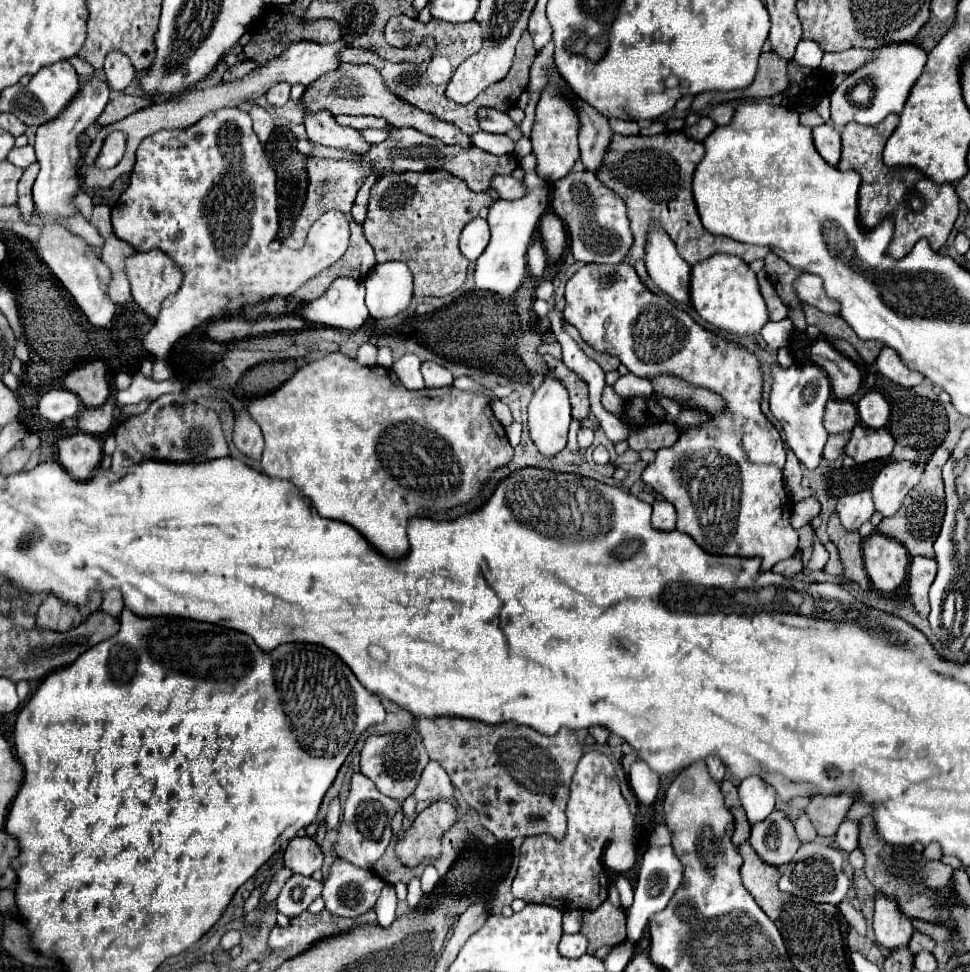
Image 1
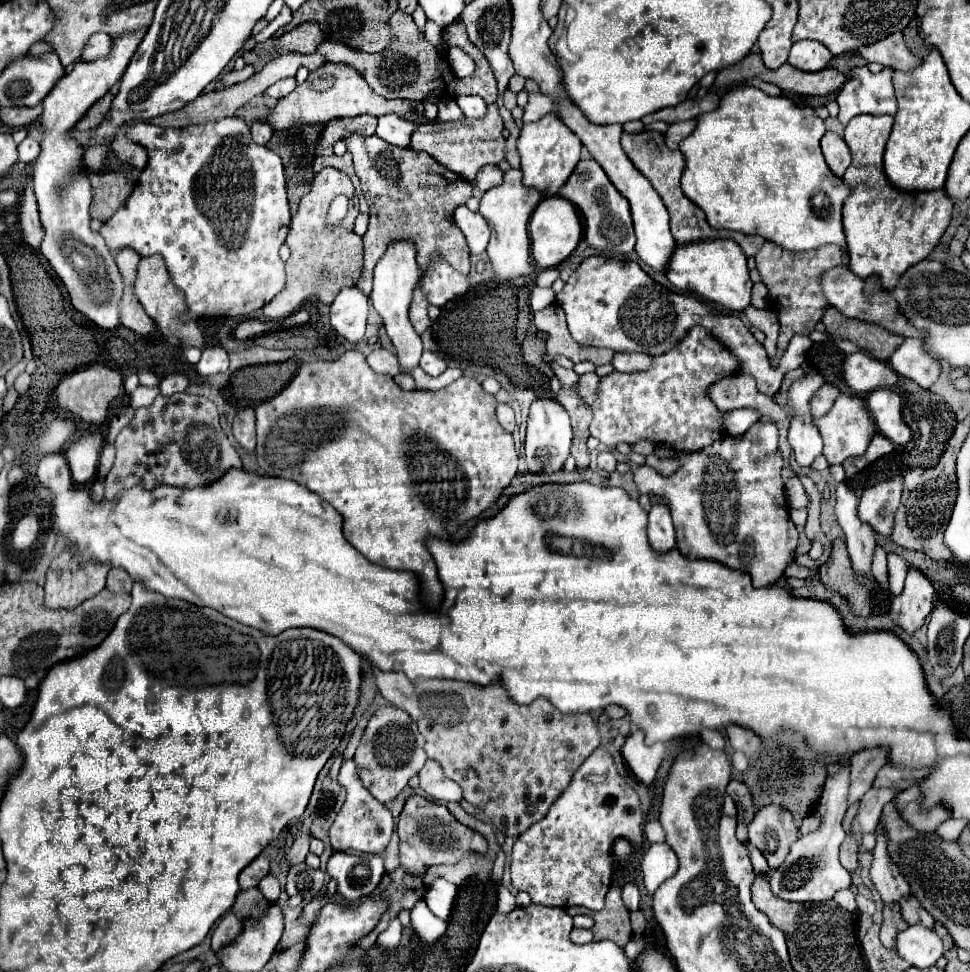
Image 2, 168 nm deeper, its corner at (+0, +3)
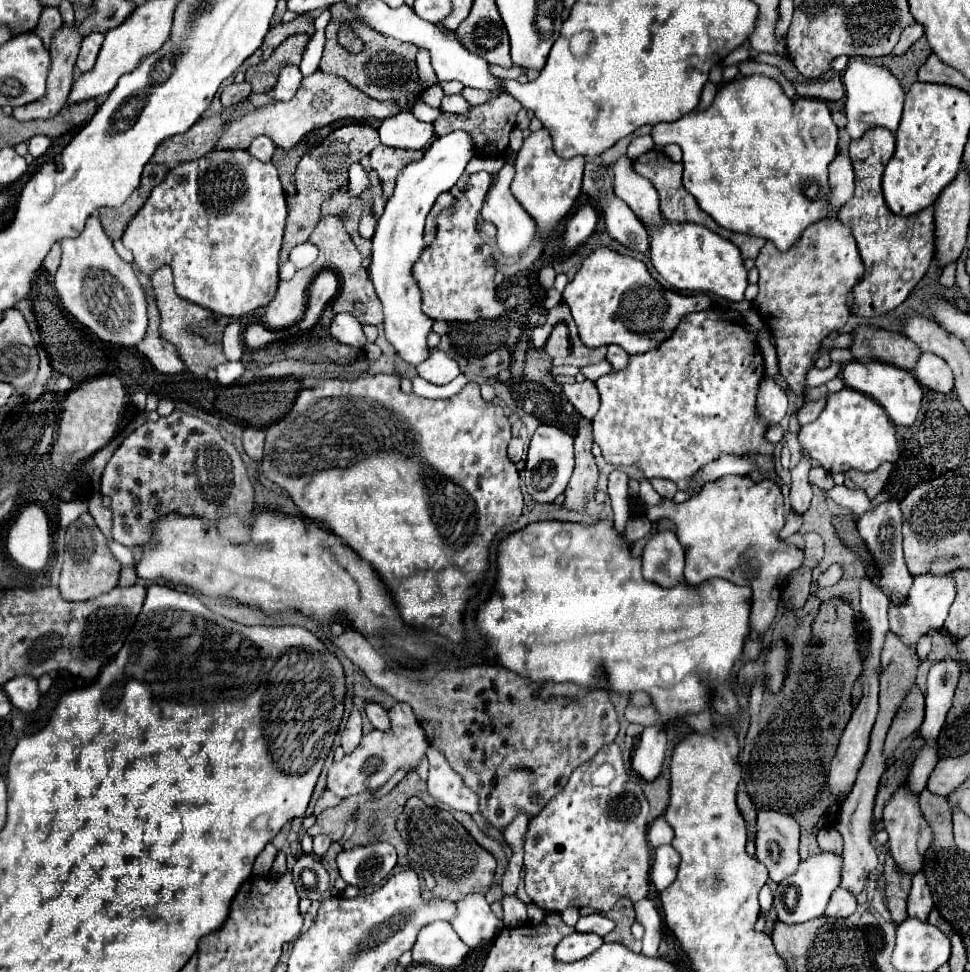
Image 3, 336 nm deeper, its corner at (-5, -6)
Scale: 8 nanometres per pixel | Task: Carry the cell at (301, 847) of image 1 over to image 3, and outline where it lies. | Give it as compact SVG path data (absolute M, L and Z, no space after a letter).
M319 835L319 837L313 839L313 853L315 853L317 857L323 857L325 851L329 849L329 845L331 845L331 839L329 839L327 835Z

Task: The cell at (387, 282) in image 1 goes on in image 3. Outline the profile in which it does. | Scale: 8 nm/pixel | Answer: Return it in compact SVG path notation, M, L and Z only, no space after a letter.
M463 131L449 133L431 143L419 161L409 163L397 177L397 187L393 197L387 201L383 217L379 219L377 231L373 235L373 257L369 267L369 277L375 285L377 297L383 303L385 313L385 337L395 347L399 357L411 365L419 365L429 357L427 333L433 321L421 309L421 289L413 277L413 265L425 249L423 229L425 217L431 211L439 193L449 191L465 171L465 165L475 155L475 149Z

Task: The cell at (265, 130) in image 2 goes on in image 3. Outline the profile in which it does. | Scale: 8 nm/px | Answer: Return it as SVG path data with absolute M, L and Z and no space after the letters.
M257 137L249 149L247 149L253 157L257 157L259 161L271 161L271 155L275 151L275 143L269 137Z

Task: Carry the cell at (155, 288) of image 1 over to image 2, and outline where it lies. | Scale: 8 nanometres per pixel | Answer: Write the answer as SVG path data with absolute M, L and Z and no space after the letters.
M154 254L154 256L148 256L148 258L140 260L134 292L136 292L138 300L142 302L146 314L156 322L162 336L172 346L180 346L180 348L190 348L190 346L202 348L204 346L206 338L204 338L204 330L198 326L198 322L196 320L180 322L180 316L186 314L186 298L182 298L182 292L172 284L172 280L168 276L168 270L164 266L164 258L160 254Z

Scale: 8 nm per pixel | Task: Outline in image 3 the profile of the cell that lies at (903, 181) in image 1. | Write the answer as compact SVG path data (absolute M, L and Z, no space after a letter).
M873 127L863 137L851 141L849 155L851 155L851 161L853 161L853 167L855 167L855 193L837 213L837 219L843 225L851 227L853 237L857 241L859 255L861 255L863 265L865 265L863 279L859 281L859 285L853 287L855 313L863 315L863 317L877 317L877 315L889 313L895 307L899 307L907 299L911 289L923 279L923 275L927 273L927 269L929 269L929 265L931 265L931 261L935 257L935 239L937 239L937 235L935 235L933 207L927 207L927 209L923 209L923 211L919 211L915 215L907 215L905 217L905 215L895 215L887 207L887 203L883 199L881 175L883 175L885 165L893 157L893 151L895 151L895 135L889 129L885 129L885 127Z

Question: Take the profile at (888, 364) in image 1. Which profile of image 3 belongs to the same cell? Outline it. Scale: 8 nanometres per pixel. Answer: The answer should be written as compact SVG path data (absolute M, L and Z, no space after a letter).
M923 353L911 373L923 387L927 387L931 391L947 395L953 389L951 369L947 367L947 363L941 357L937 357L933 353Z

